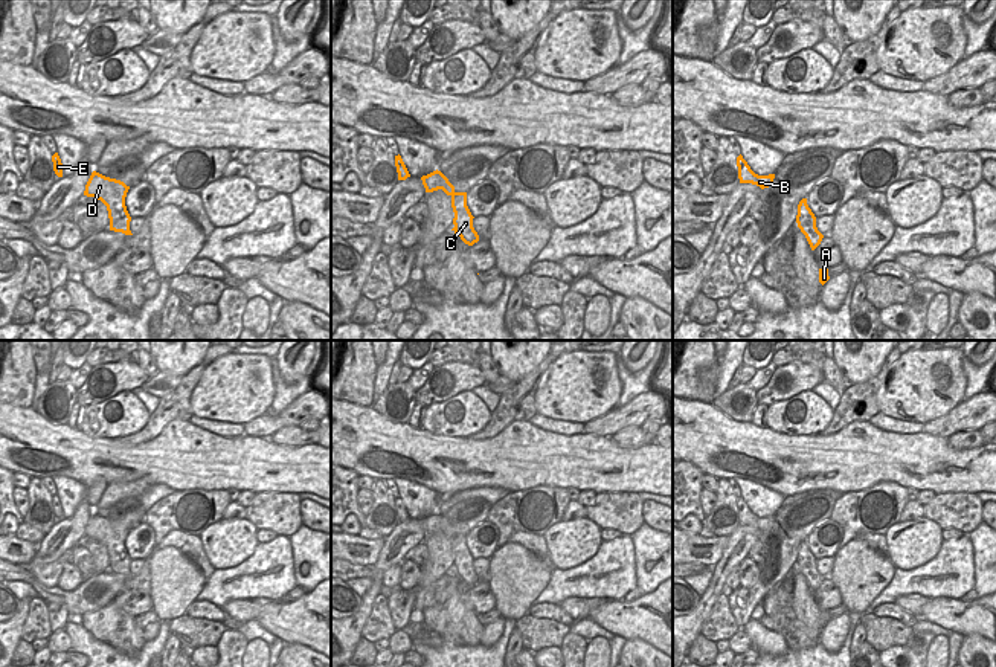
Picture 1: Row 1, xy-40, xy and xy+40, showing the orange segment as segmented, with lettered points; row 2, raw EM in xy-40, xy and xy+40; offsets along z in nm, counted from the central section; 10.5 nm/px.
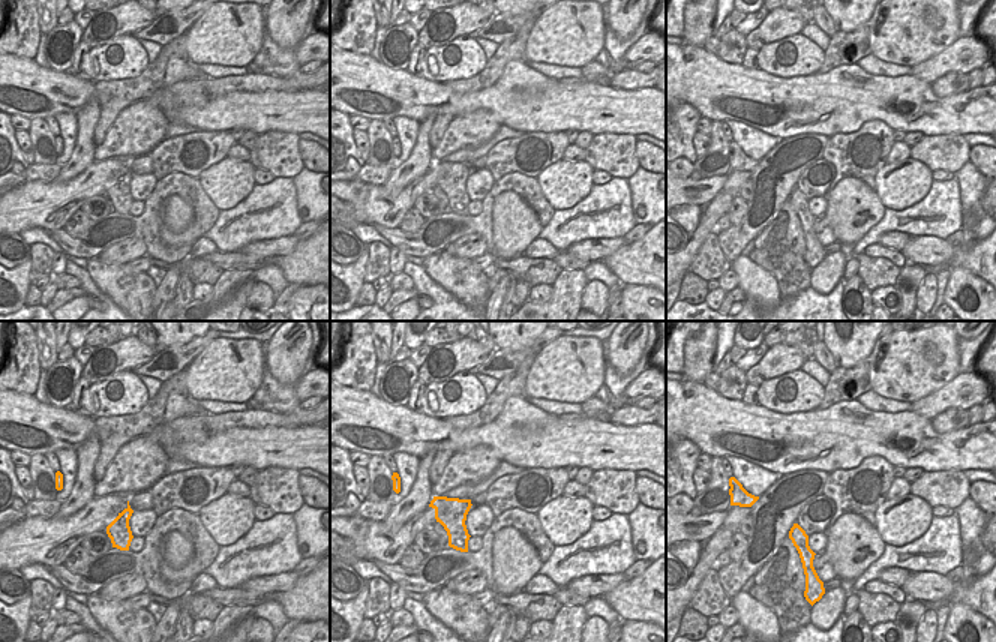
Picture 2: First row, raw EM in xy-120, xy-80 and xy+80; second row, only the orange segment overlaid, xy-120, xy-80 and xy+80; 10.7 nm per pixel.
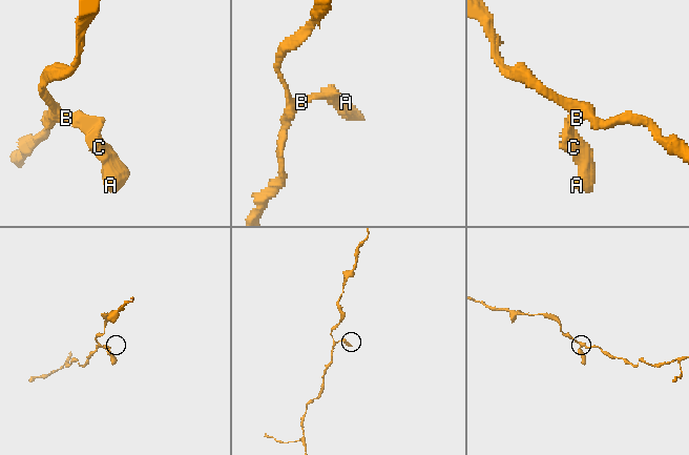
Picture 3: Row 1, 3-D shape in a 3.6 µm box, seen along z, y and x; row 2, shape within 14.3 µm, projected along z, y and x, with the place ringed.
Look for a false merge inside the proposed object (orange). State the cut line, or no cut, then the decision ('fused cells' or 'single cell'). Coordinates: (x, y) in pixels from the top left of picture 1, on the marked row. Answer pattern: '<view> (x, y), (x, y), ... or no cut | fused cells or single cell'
no cut | single cell

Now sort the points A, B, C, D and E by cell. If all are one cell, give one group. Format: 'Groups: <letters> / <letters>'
Groups: A B C D E

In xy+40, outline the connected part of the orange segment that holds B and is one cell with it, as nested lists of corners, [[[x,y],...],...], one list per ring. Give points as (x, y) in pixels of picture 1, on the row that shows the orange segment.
[[[741,154],[737,157],[737,166],[740,183],[752,183],[760,186],[761,189],[769,188],[773,183],[775,174],[769,176],[755,174]]]

